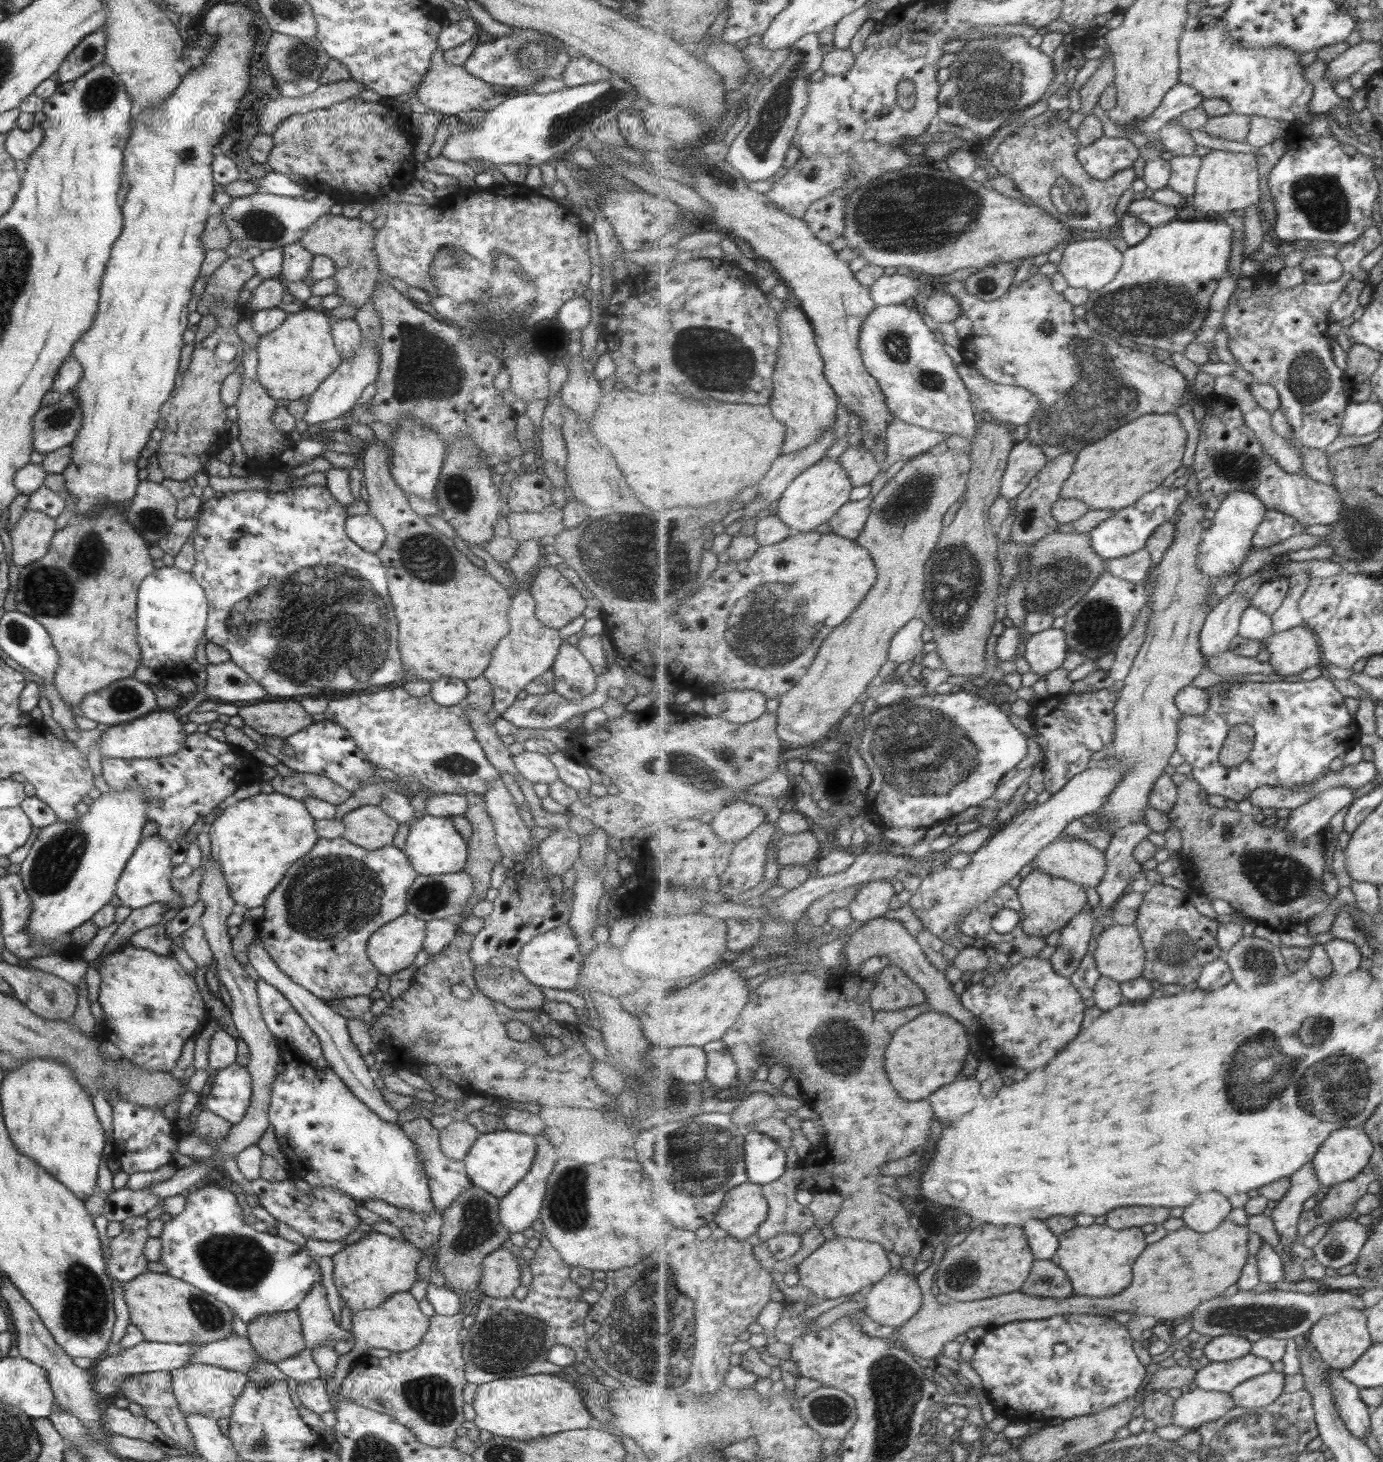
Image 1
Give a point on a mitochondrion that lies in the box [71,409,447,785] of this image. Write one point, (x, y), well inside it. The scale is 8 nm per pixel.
(344, 616)

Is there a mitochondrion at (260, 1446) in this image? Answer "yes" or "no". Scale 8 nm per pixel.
yes

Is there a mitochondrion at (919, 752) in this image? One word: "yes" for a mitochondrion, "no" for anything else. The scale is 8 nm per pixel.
yes

